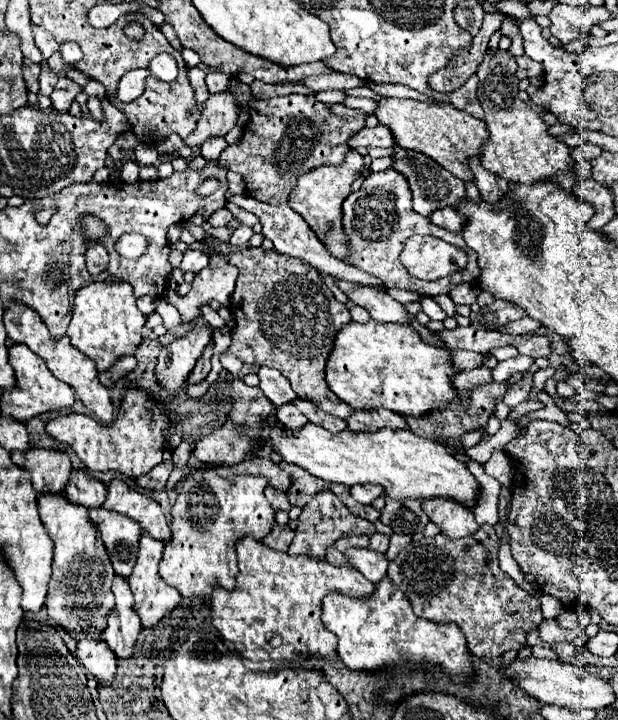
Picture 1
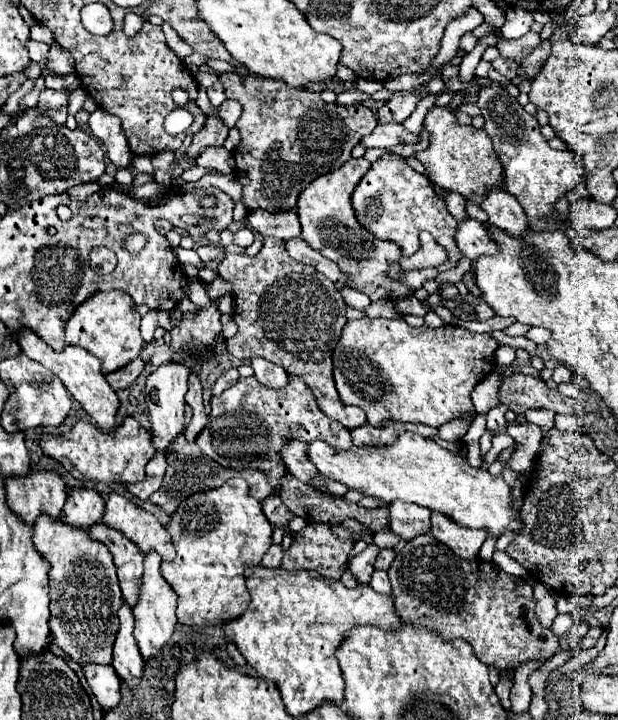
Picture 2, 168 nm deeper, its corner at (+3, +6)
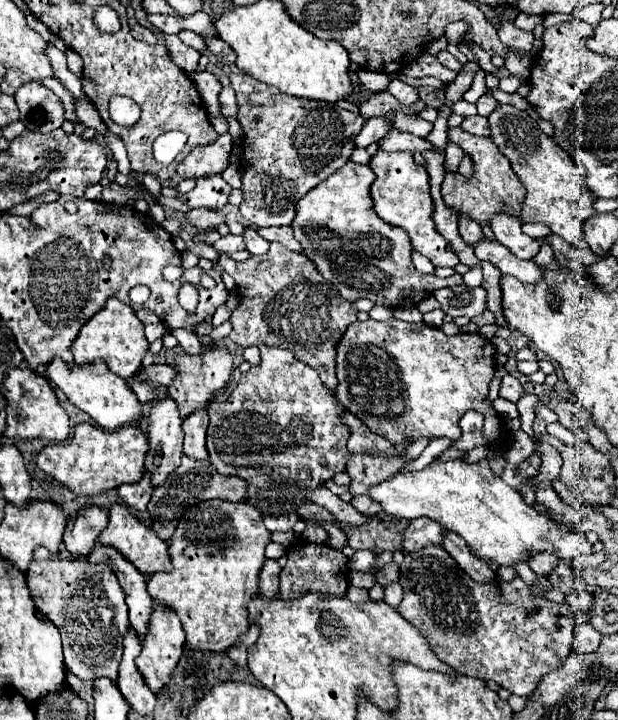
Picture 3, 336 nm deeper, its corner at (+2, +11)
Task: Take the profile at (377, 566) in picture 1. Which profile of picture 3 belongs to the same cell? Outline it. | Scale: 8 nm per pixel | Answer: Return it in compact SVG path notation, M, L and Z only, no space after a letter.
M392 583L392 585L388 585L388 587L386 587L386 595L384 595L384 601L386 601L390 607L394 607L394 609L396 609L396 607L400 605L402 597L404 597L404 591L402 591L400 583Z

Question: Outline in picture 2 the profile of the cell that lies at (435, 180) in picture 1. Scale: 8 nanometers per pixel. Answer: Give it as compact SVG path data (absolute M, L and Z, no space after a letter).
M445 190L445 196L443 196L443 202L447 206L447 210L457 218L465 218L465 198L453 190Z

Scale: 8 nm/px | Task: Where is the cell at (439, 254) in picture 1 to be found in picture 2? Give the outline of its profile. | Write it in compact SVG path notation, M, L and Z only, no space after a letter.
M351 158L345 162L345 166L323 174L321 178L313 180L297 198L297 214L301 220L301 238L319 254L333 260L353 282L353 288L367 294L371 300L397 300L401 296L411 294L411 290L405 290L399 282L393 282L385 272L389 262L399 262L404 272L421 270L421 268L435 268L447 262L447 250L437 246L433 236L423 231L420 233L420 250L413 256L405 258L399 252L399 246L393 242L377 240L373 238L357 220L351 206L351 194L357 186L357 182L363 178L363 174L369 170L369 160L365 158Z

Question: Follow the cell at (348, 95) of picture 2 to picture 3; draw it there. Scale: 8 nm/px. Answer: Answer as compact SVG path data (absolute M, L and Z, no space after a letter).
M382 91L382 93L376 93L372 97L368 97L368 101L360 103L360 115L364 119L372 119L372 117L382 117L390 111L400 111L404 115L418 115L426 105L422 101L406 107L402 103L398 103L388 91Z

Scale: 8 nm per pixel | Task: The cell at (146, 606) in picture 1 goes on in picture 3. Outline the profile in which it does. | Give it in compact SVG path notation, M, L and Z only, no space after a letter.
M154 605L154 617L150 617L150 635L146 635L146 641L142 641L142 653L136 659L138 673L144 677L148 689L158 695L162 687L168 685L182 653L184 653L184 639L186 633L182 629L182 623L178 621L176 613L170 613L170 609L162 609L162 605Z

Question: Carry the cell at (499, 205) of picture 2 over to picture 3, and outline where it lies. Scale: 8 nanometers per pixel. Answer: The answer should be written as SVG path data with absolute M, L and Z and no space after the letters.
M496 215L492 221L492 231L496 235L496 241L502 243L510 253L514 253L518 259L534 259L534 255L540 249L540 243L526 233L522 233L520 219L514 219L510 215Z

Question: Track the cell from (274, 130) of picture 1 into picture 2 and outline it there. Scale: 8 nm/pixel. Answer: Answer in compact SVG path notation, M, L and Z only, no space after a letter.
M223 72L219 80L225 86L225 96L237 100L243 106L243 114L237 122L241 132L241 142L233 150L237 178L243 184L243 200L247 208L263 208L263 210L287 210L295 208L297 196L301 190L313 182L317 176L339 168L351 158L351 150L359 140L369 134L377 126L377 116L363 104L339 106L331 102L323 102L319 96L305 88L291 88L281 80L267 80L255 74L243 72Z

